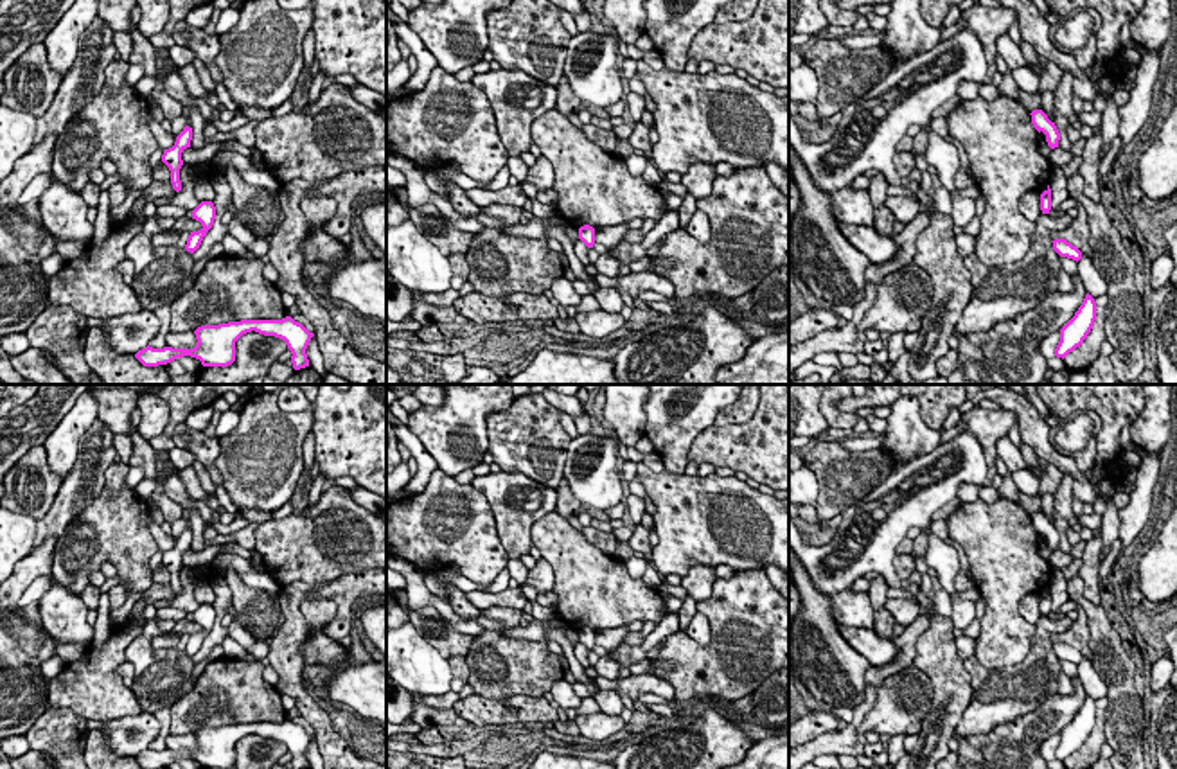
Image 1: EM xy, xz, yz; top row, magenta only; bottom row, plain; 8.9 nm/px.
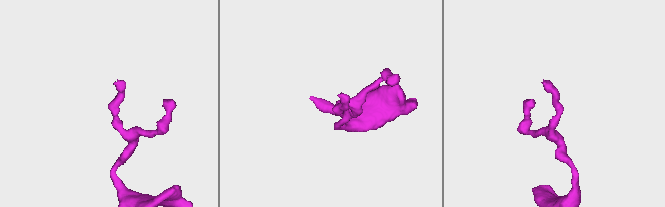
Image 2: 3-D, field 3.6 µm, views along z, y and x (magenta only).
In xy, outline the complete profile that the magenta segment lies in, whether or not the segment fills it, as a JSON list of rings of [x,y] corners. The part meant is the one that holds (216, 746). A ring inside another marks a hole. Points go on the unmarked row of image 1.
[[[291,719],[282,722],[241,722],[219,728],[201,728],[194,733],[194,751],[153,751],[146,749],[135,756],[144,769],[158,769],[174,764],[176,760],[190,758],[201,764],[203,769],[228,769],[235,764],[235,744],[246,735],[275,738],[286,744],[291,753],[293,769],[309,769],[305,751],[314,738]]]

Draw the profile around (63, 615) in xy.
[[[54,579],[36,602],[40,622],[58,645],[86,645],[93,641],[95,627],[88,623],[88,605]]]

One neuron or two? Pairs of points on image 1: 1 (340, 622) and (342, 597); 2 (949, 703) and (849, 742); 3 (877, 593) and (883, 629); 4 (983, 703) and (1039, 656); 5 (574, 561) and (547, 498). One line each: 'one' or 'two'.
1: one
2: two
3: one
4: one
5: two

